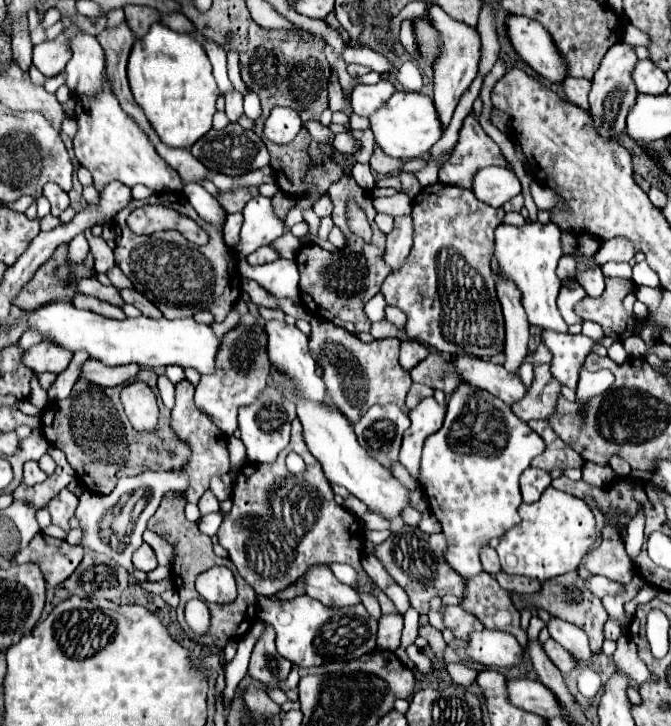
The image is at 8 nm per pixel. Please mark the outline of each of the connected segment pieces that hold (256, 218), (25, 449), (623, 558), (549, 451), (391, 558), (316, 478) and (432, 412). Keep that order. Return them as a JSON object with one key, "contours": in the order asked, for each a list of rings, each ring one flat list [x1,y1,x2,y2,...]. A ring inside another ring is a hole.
{"contours":[[[251,198,243,210,243,216,245,220,241,228,241,242,235,246,235,252,241,258,249,256,265,244,271,244,285,232,283,220,275,214,271,198]],[[34,429,28,438,21,441,20,452,13,456,7,456,7,460,11,463,14,472,13,484,9,488,5,488,7,494,11,494,22,481,24,462,32,459,38,461,47,452,49,445,45,439,41,429]],[[609,520,605,522,605,528,603,528,601,546,591,554,587,554,583,558,583,564,591,574,601,574,621,584,629,584,633,578,631,558,627,556,623,548,623,540,617,534,617,530,609,524]],[[531,420,529,428,533,432,537,432,543,440,545,440,545,450,543,454,539,454,531,466,533,468,541,468,545,472,549,472,551,468,583,468,585,460,571,450,555,432,553,428,549,428,549,424,545,420]],[[405,526,401,534,391,534,383,544,374,546,368,539,364,540,365,552,371,552,383,564,389,576,407,592,411,606,419,614,429,612,429,600,433,596,445,596,449,592,449,582,451,582,451,594,455,594,457,598,463,598,465,594,465,582,457,572,449,568,449,564,443,558,445,546,447,546,445,536,441,532,427,536,419,528,411,528,411,526]],[[293,420,291,442,273,464,245,464,235,474,233,508,229,520,219,526,219,544,229,552,241,578,261,596,291,586,301,574,319,562,345,562,361,568,361,540,357,538,359,520,343,506,335,504,333,490,325,478,321,464,305,448,301,422],[297,452,307,468,303,474,291,474,285,466,285,456]],[[435,398,421,400,421,404,409,412,411,426,403,436,403,446,399,452,399,462,409,470,409,474,417,480,419,476,419,460,423,442,427,436,435,434,443,424,445,408,441,408]]]}

